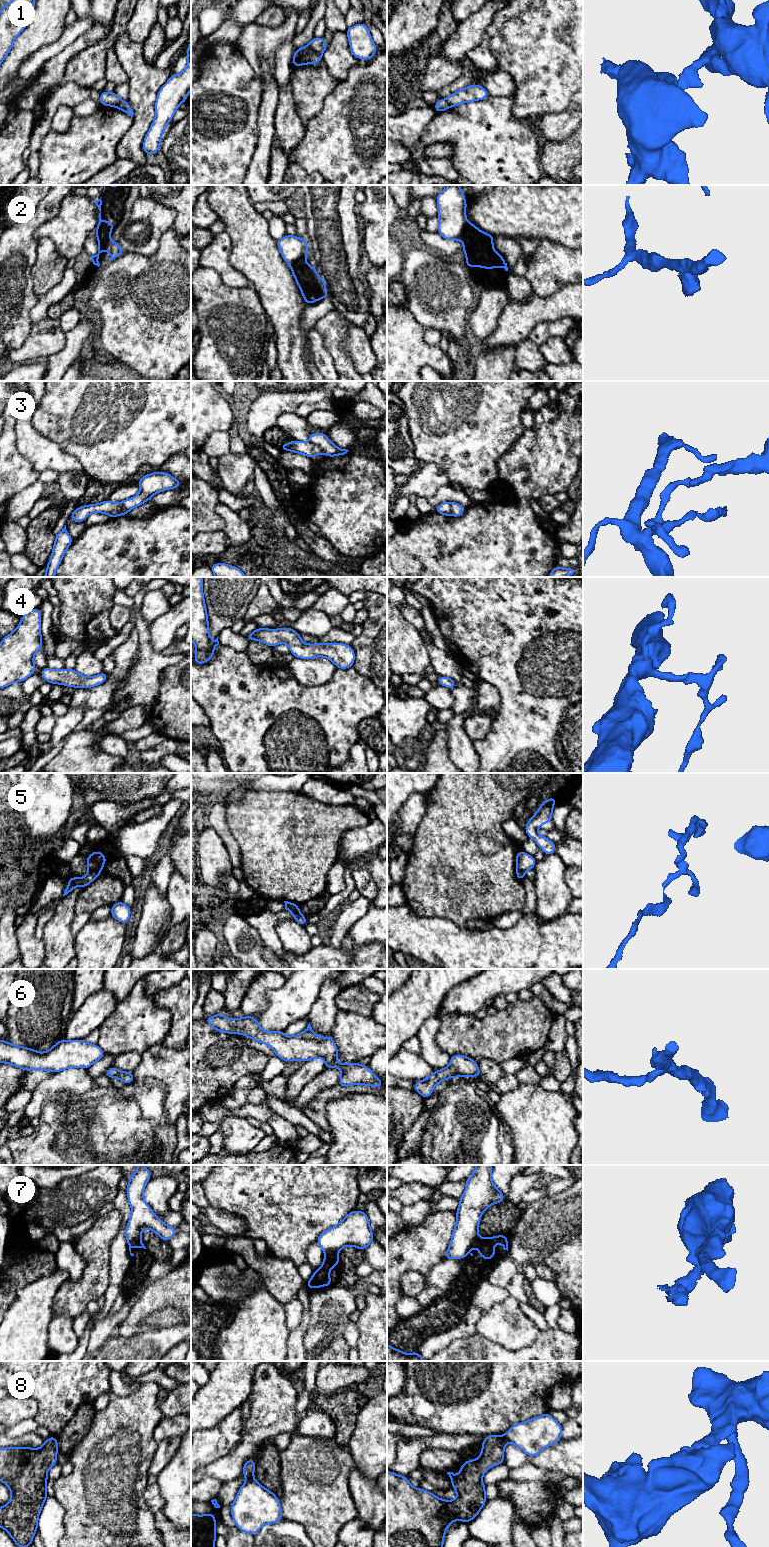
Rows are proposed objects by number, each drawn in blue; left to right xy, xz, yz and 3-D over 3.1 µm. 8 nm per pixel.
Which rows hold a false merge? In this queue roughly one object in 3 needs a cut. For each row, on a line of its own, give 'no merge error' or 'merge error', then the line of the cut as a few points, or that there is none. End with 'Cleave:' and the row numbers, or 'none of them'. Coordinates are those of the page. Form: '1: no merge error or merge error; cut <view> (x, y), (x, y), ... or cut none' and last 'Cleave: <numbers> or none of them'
1: merge error; cut xz (308, 45), (321, 54)
2: merge error; cut yz (466, 221), (464, 233), (456, 239)
3: merge error; cut xz (309, 441), (316, 444), (323, 452)
4: no merge error; cut none
5: merge error; cut xy (89, 869), (100, 870)
6: no merge error; cut none
7: merge error; cut xz (338, 1250), (330, 1250), (325, 1254)
8: merge error; cut xz (252, 1477), (247, 1479)
Cleave: 1, 2, 3, 5, 7, 8

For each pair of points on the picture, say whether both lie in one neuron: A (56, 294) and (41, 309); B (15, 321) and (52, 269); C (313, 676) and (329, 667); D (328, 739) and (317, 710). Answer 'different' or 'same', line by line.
A: same
B: different
C: same
D: same

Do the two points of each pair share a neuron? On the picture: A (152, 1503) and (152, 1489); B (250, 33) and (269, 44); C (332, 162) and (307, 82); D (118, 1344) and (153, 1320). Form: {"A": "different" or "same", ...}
{"A": "same", "B": "same", "C": "different", "D": "different"}

